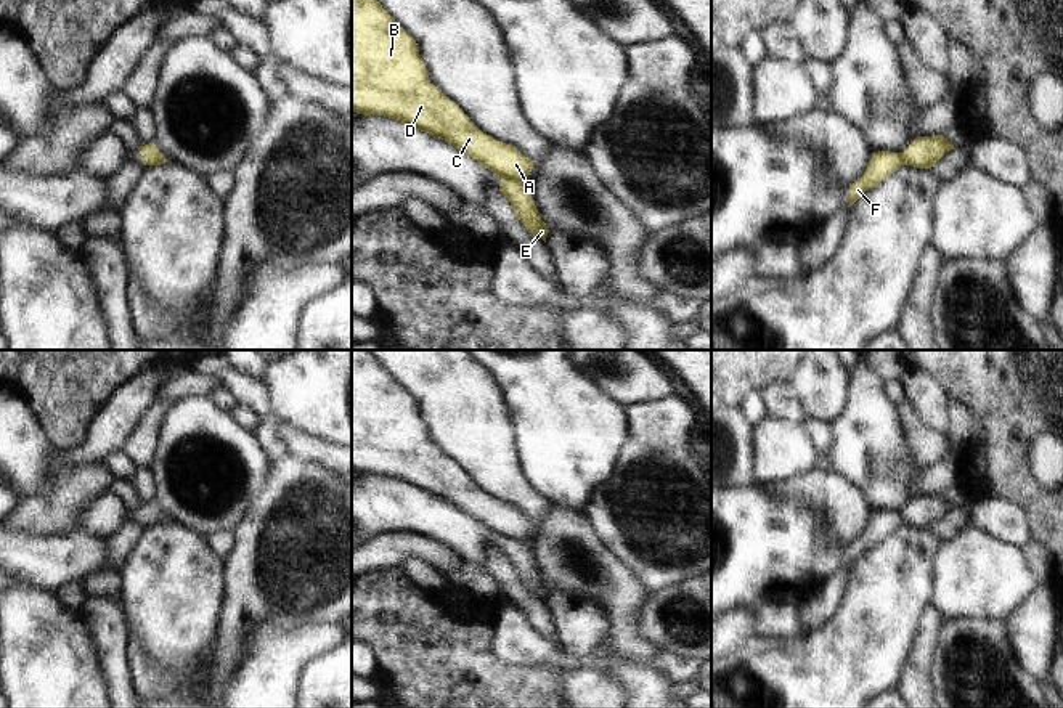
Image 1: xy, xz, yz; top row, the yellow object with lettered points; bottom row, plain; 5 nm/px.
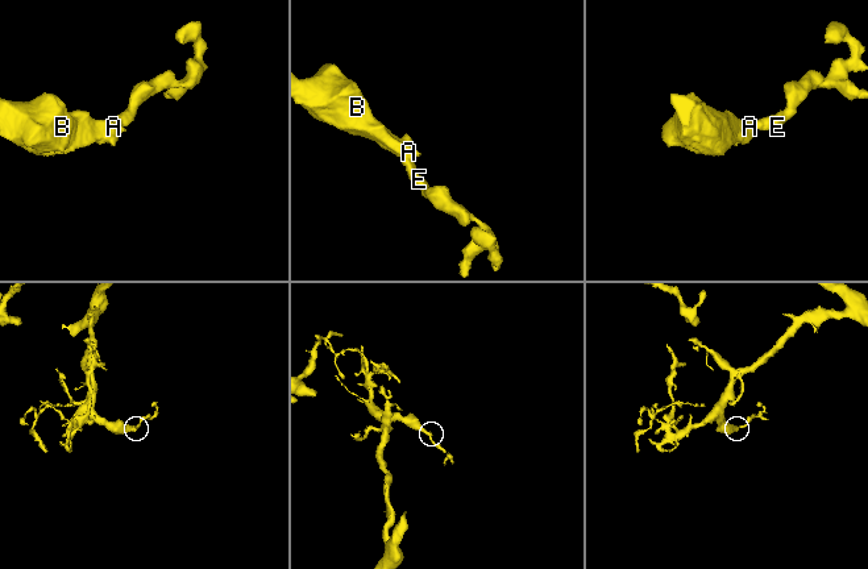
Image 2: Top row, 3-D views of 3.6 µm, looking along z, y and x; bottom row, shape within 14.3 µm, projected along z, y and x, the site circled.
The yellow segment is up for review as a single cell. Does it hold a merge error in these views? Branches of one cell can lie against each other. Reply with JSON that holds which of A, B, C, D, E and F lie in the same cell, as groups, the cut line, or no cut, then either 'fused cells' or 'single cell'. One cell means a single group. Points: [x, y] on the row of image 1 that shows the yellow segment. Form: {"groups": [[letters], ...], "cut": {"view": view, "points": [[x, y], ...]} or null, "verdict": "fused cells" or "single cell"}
{"groups": [["A", "B", "C", "D", "F"], ["E"]], "cut": {"view": "xz", "points": [[503, 180], [519, 180], [524, 183]]}, "verdict": "fused cells"}

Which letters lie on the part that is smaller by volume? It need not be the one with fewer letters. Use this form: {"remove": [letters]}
{"remove": ["E"]}

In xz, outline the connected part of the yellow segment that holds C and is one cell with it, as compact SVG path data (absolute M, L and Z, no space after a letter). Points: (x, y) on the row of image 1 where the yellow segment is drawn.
M352 0L352 111L363 116L384 116L442 138L491 170L503 181L527 181L535 169L515 146L483 133L464 111L429 80L416 40L377 0Z

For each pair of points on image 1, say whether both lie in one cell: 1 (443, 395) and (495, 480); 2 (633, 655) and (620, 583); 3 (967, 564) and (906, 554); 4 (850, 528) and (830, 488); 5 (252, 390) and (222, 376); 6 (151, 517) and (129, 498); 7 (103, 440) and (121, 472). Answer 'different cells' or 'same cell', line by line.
1: same cell
2: same cell
3: different cells
4: same cell
5: same cell
6: different cells
7: different cells

